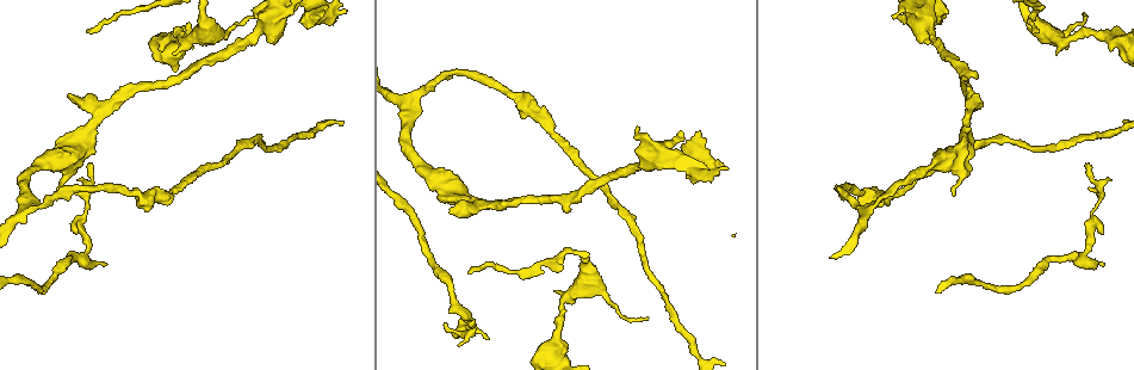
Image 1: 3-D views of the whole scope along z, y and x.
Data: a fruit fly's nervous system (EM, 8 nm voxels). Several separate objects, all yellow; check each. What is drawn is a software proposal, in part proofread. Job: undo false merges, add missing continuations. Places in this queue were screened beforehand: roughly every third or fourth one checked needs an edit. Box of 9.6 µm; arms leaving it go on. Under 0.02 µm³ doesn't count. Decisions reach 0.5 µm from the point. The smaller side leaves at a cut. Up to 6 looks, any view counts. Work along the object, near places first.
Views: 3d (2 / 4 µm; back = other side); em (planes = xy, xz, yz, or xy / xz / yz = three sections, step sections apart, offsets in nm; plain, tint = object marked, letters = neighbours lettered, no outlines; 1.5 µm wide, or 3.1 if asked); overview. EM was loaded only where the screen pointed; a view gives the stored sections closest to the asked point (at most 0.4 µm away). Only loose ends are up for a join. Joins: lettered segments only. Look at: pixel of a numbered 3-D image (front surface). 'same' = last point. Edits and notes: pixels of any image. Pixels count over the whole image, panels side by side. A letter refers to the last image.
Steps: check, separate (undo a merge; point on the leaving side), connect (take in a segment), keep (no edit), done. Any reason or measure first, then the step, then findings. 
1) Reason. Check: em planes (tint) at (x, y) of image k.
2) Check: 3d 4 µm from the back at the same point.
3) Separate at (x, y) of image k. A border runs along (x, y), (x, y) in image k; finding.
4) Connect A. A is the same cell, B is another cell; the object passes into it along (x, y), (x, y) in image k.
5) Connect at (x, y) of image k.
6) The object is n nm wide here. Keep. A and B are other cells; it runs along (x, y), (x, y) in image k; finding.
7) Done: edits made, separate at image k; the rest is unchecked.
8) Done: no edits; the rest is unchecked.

An open end. Check: em planes (tint) at (647, 319) of image 1.

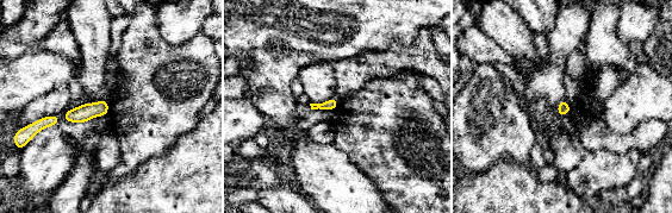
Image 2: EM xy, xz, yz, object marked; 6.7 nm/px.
See the neighbours. Check: em planes (letters) at the same point.

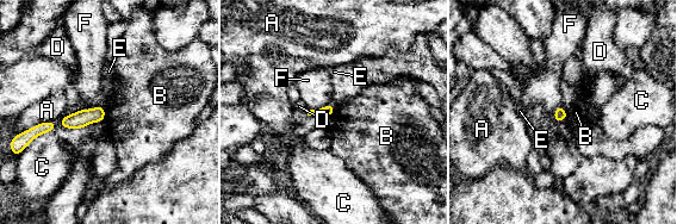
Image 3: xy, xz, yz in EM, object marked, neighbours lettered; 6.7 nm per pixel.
Keep. A, B, C, D, E and F are other cells; a border runs along (105, 106), (105, 119), (103, 122) in image 3; no lettered segment goes on from it.

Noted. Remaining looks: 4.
Check: 3d 2 µm at (470, 272) of image 1.

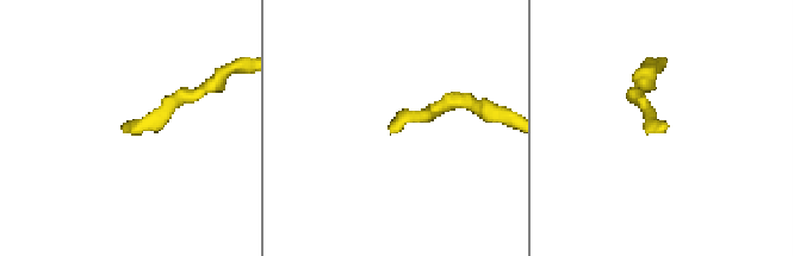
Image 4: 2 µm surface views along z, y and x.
Need the tissue. Check: em planes (plain) at (121, 127) of image 4.

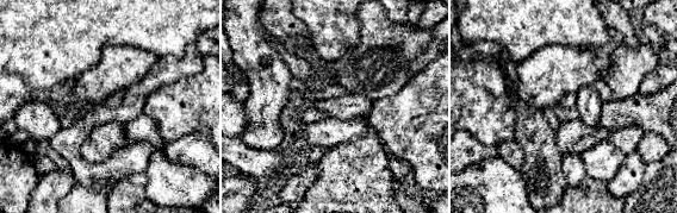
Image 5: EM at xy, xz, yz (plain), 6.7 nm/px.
See the neighbours. Check: em planes (letters) at the same point.

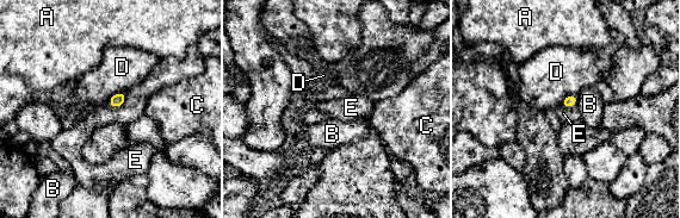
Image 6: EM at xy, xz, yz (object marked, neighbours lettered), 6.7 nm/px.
The object is 80 nm wide here. Keep. A, B, C, D and E are other cells; no lettered segment goes on from it.

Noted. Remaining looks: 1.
Done: no edits; the rest is unchecked.

